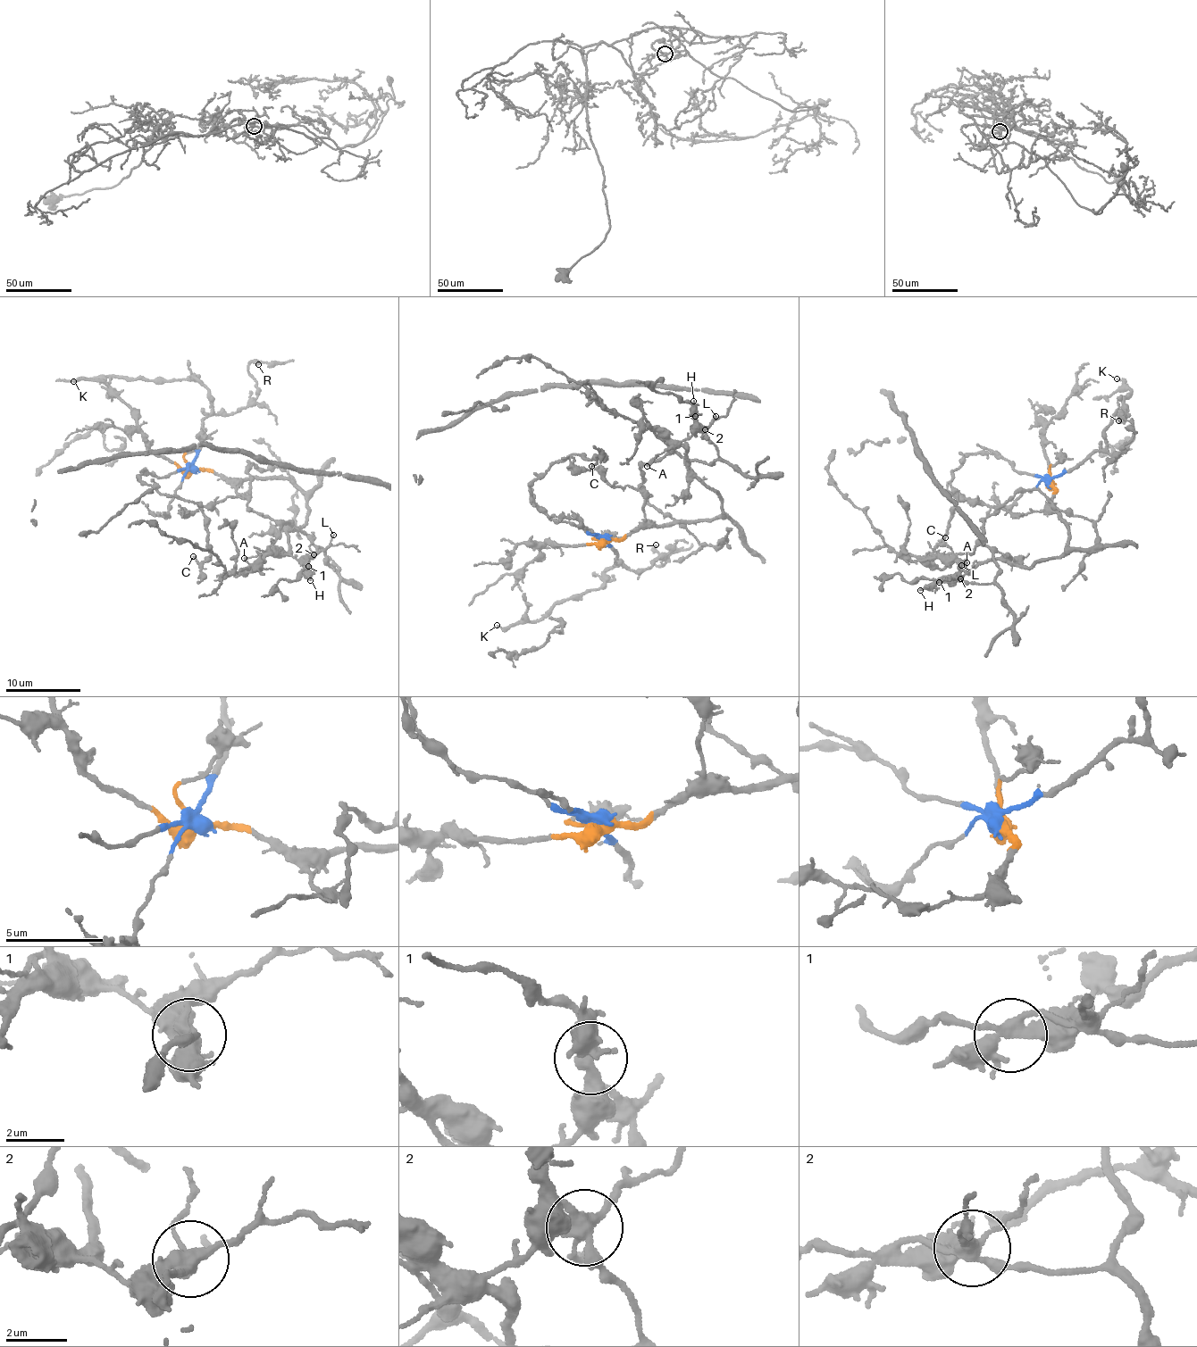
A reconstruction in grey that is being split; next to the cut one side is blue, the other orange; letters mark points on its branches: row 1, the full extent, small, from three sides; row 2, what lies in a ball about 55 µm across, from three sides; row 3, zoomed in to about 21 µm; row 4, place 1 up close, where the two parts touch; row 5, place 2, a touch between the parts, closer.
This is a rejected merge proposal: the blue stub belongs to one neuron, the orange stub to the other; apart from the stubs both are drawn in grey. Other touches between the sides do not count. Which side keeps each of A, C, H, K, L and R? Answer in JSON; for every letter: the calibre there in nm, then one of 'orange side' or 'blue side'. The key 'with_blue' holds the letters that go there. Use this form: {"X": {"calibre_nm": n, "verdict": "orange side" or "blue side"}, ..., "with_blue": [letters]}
{"A": {"calibre_nm": 130, "verdict": "orange side"}, "C": {"calibre_nm": 150, "verdict": "blue side"}, "H": {"calibre_nm": 200, "verdict": "orange side"}, "K": {"calibre_nm": 120, "verdict": "blue side"}, "L": {"calibre_nm": 130, "verdict": "orange side"}, "R": {"calibre_nm": 360, "verdict": "blue side"}, "with_blue": ["C", "K", "R"]}

